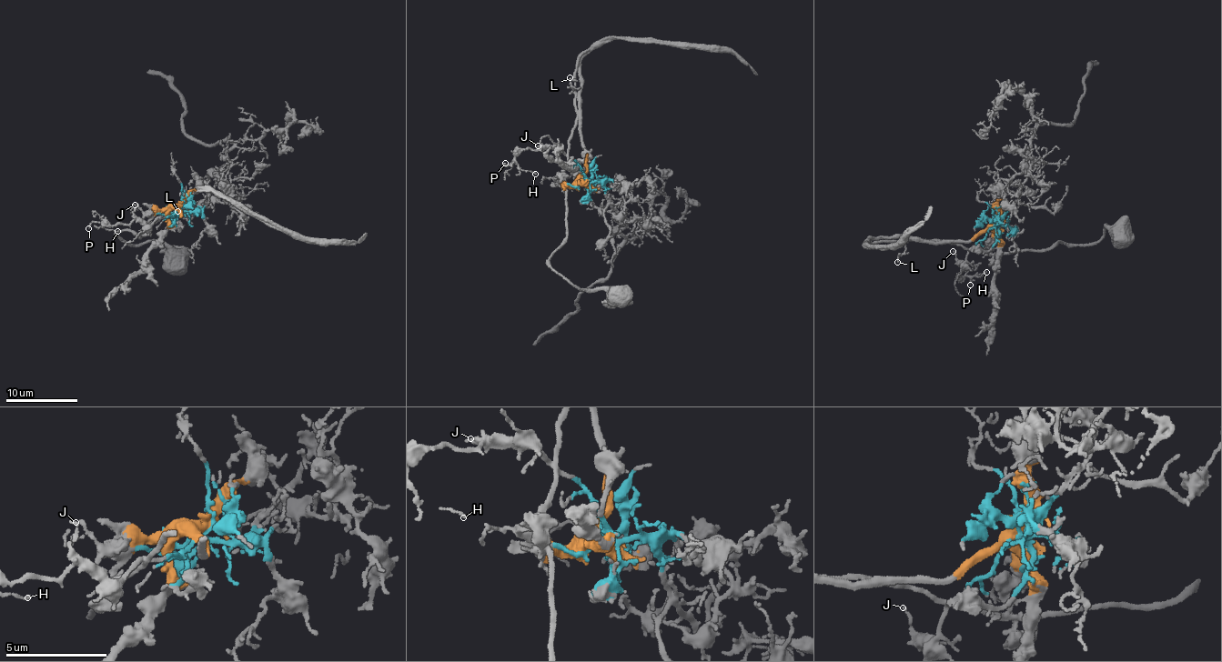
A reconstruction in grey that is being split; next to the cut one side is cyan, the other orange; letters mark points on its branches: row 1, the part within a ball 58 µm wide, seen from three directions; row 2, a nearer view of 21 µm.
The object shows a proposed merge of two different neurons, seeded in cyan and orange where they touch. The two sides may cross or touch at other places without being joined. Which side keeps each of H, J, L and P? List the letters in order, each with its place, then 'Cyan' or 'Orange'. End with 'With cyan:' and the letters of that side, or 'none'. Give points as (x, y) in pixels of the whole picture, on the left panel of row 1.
H: Place: (117, 231). Cyan
J: Place: (135, 205). Cyan
L: Place: (177, 211). Orange
P: Place: (88, 228). Cyan
With cyan: H, J, P

